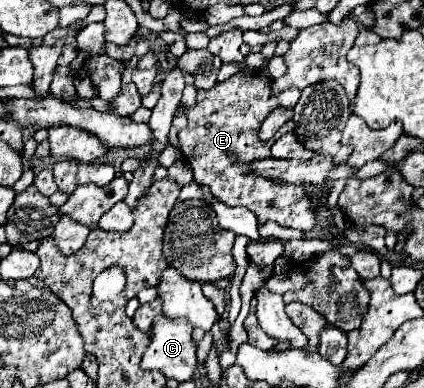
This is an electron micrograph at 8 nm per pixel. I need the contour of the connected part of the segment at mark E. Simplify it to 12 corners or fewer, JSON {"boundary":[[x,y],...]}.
{"boundary":[[259,72],[199,90],[181,154],[219,202],[259,224],[309,232],[305,186],[251,174],[275,138],[257,136],[275,108],[273,94]]}

